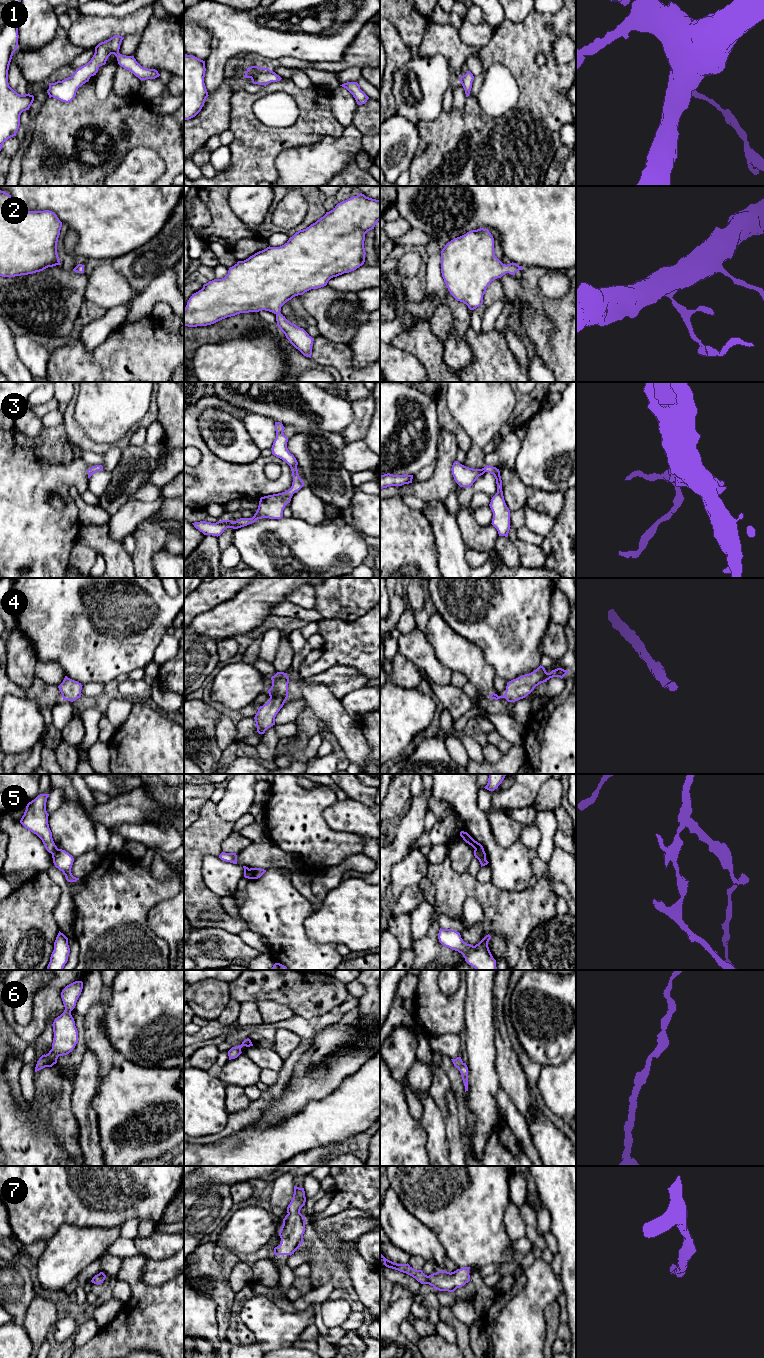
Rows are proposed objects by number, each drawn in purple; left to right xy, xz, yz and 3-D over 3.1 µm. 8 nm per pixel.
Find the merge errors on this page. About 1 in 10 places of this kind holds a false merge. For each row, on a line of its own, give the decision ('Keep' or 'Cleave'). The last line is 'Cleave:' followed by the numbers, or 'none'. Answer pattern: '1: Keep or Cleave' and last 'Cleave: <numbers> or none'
1: Keep
2: Keep
3: Keep
4: Keep
5: Cleave
6: Keep
7: Keep
Cleave: 5

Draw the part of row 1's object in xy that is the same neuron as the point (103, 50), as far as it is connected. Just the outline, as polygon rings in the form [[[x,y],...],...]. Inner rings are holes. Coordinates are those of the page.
[[[115,35],[99,43],[95,47],[95,53],[91,60],[76,69],[71,77],[55,83],[49,83],[49,89],[47,90],[49,98],[53,97],[65,103],[71,102],[75,98],[78,88],[88,82],[91,76],[96,75],[99,67],[106,64],[111,54],[117,57],[118,64],[121,67],[132,72],[141,81],[159,77],[160,74],[157,70],[142,67],[134,56],[126,56],[119,53],[123,39],[124,37]]]

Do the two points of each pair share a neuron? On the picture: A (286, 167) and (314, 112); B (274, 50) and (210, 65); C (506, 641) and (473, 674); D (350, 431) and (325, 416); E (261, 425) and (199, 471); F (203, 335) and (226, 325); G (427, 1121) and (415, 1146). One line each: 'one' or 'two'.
A: two
B: one
C: two
D: two
E: two
F: one
G: two

